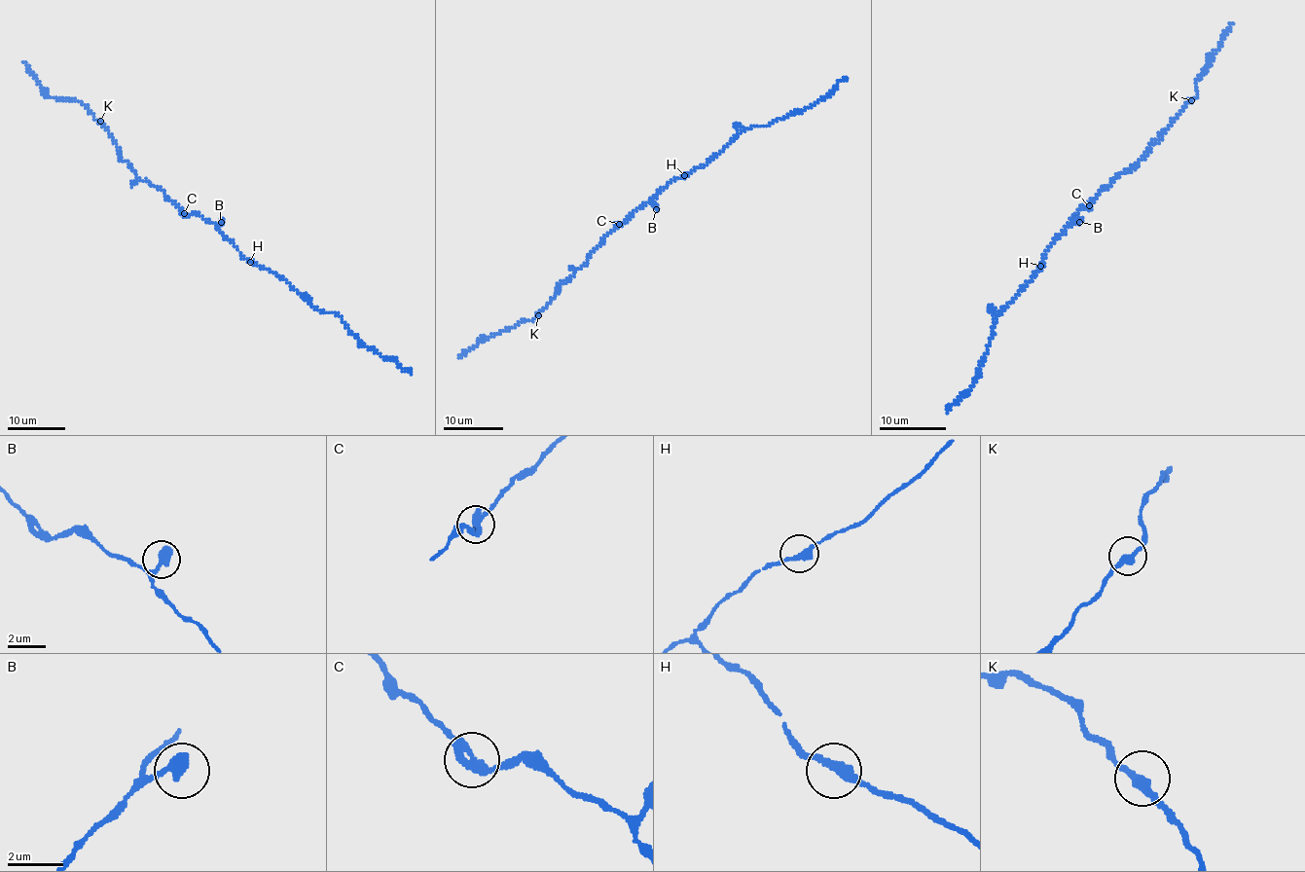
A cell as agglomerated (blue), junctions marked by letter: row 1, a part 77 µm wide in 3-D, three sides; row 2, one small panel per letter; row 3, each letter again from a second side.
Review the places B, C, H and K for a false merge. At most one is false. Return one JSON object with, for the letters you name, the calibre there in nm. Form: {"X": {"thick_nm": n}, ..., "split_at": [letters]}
{"split_at": []}

